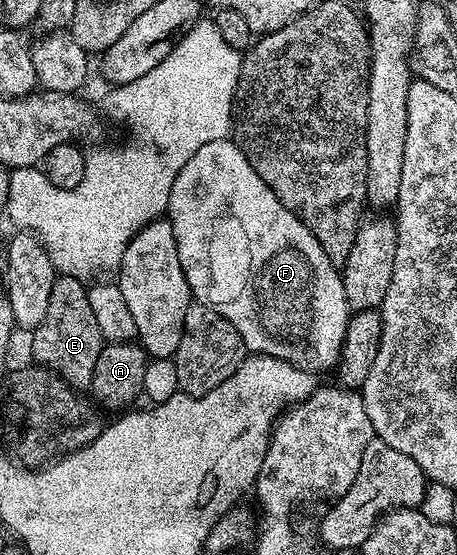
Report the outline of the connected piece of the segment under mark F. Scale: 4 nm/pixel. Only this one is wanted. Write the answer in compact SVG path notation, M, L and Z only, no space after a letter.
M233 139L208 142L206 145L200 146L200 150L196 150L196 154L192 154L192 158L188 158L188 162L184 162L184 170L180 170L180 174L176 174L176 182L172 182L172 194L168 198L166 212L172 226L172 234L176 238L180 266L186 275L191 297L197 303L210 307L216 314L226 318L240 334L247 353L280 358L284 362L294 364L300 370L315 374L326 372L329 368L330 371L337 369L340 350L344 342L344 330L348 330L348 322L352 315L352 309L348 306L348 298L344 294L341 271L330 261L328 254L324 254L324 246L320 246L320 242L316 242L312 230L308 230L308 226L304 226L304 222L300 218L296 218L292 214L292 210L284 207L280 198L276 198L276 194L272 194L272 190L266 185L264 178L260 178L260 174L256 174L256 170L252 170L248 158L244 158L244 154L238 149Z

